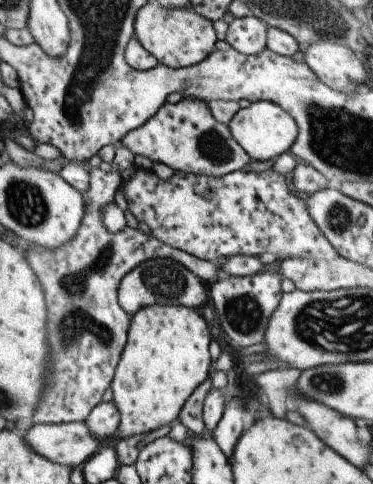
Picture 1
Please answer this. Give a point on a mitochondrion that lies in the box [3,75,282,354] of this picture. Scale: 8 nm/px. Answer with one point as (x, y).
(73, 283)

